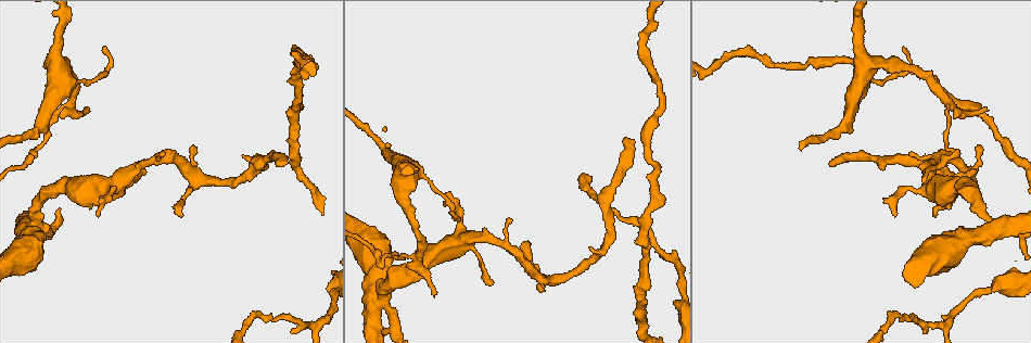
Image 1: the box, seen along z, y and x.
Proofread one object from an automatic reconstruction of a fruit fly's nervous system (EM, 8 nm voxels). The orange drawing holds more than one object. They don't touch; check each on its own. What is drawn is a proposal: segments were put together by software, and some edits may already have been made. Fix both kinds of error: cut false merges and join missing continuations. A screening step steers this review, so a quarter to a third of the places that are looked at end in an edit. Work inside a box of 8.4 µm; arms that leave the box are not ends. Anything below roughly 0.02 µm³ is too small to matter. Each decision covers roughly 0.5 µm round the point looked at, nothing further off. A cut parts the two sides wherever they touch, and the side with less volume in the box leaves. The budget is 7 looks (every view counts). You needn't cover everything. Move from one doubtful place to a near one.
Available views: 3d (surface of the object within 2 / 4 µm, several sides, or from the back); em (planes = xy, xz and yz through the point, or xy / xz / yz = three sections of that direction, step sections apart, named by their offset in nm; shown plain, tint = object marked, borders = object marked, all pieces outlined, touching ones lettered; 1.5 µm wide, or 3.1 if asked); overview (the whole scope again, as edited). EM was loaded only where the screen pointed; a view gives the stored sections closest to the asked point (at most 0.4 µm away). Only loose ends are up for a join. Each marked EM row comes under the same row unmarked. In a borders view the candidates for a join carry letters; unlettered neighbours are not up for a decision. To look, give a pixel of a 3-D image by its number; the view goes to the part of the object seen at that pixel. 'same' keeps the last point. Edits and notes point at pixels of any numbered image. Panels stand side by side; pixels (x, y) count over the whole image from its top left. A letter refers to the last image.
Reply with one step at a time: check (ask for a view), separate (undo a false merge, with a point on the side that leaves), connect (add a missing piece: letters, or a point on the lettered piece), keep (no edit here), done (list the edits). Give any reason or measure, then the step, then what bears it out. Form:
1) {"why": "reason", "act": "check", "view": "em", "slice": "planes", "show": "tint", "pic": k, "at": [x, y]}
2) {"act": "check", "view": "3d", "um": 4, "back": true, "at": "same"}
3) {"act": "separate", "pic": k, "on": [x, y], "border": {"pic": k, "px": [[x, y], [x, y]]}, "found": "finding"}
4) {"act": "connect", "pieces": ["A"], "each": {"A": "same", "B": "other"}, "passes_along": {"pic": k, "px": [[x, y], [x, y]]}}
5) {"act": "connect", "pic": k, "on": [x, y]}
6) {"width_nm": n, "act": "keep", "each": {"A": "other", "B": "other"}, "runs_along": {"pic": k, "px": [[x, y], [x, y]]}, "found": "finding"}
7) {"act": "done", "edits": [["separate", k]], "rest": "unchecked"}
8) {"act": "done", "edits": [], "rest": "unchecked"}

{"why": "branch stops here", "act": "check", "view": "em", "slice": "planes", "show": "tint", "pic": 1, "at": [98, 214]}

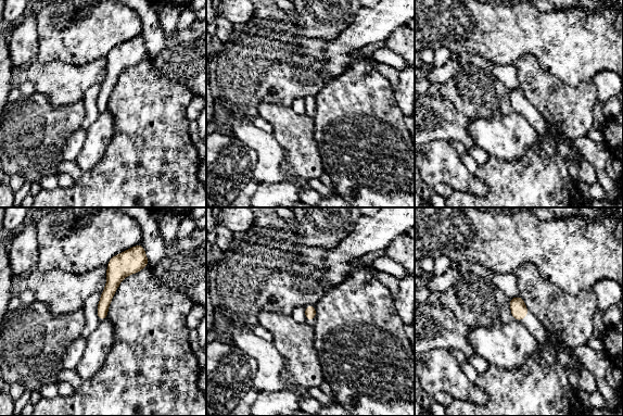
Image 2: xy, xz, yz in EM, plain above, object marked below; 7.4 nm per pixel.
{"act": "check", "view": "em", "slice": "planes", "show": "borders", "at": "same"}

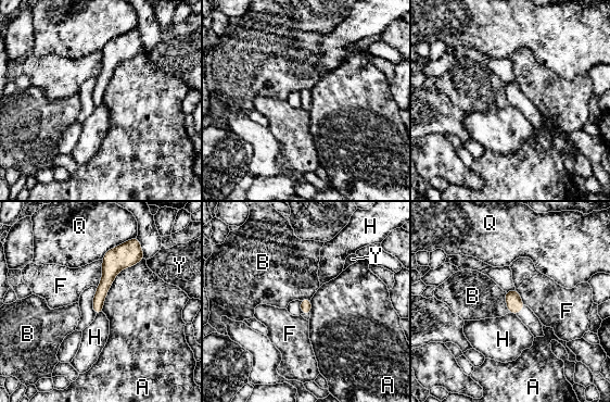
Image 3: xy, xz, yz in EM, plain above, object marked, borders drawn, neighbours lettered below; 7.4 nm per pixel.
{"act": "keep", "each": {"A": "other", "B": "other", "F": "other", "H": "other", "Q": "other", "Y": "other"}, "runs_along": {"pic": 3, "px": [[131, 252], [109, 274], [97, 311]]}, "found": "no lettered piece goes on from it"}

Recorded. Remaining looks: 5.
{"why": "branch stops here", "act": "check", "view": "em", "slice": "xy", "step": 8, "show": "borders", "pic": 1, "at": [434, 297]}

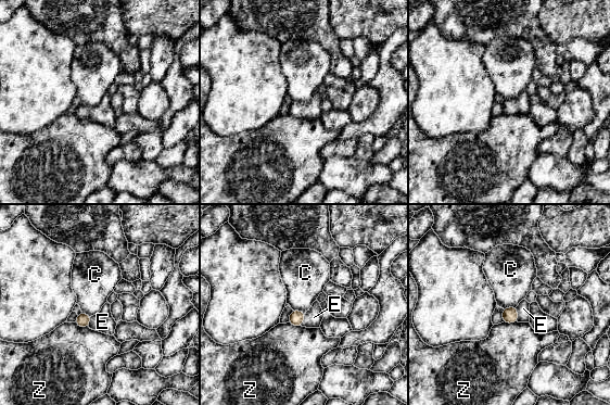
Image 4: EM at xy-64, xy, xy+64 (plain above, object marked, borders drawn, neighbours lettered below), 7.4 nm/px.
{"why": "cut it another way", "act": "check", "view": "em", "slice": "yz", "step": 4, "show": "borders", "at": "same"}

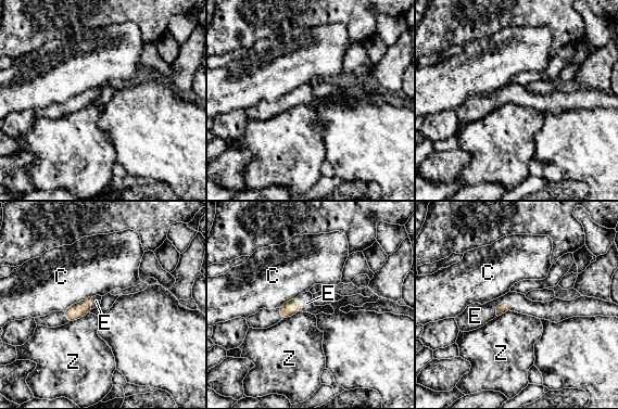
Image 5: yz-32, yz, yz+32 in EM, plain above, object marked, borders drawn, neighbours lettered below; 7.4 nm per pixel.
{"act": "connect", "pieces": ["E"], "each": {"C": "other", "E": "same", "Z": "other"}, "passes_along": {"pic": 5, "px": [[502, 308], [496, 308], [475, 316]]}, "found": "it goes on there"}

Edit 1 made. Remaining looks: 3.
{"why": "three-way junction", "act": "check", "view": "3d", "um": 2, "back": true, "pic": 1, "at": [60, 77]}

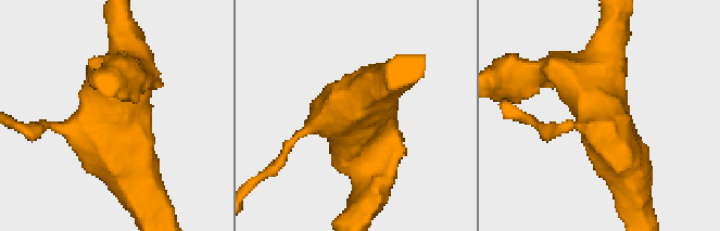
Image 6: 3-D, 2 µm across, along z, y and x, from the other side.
{"why": "now the EM", "act": "check", "view": "em", "slice": "yz", "step": 4, "show": "tint", "pic": 6, "at": [602, 111]}

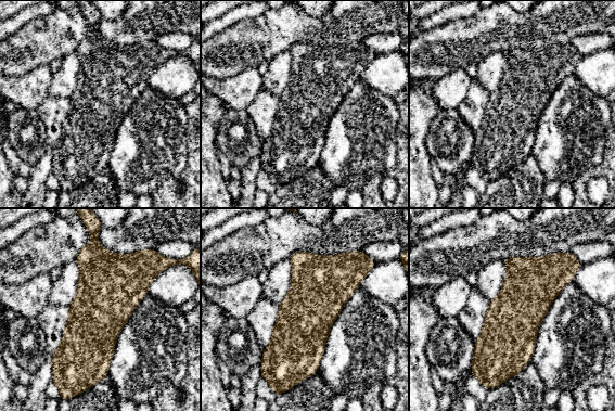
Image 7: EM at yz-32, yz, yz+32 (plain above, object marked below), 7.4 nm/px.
{"act": "check", "view": "em", "slice": "planes", "show": "borders", "at": "same"}

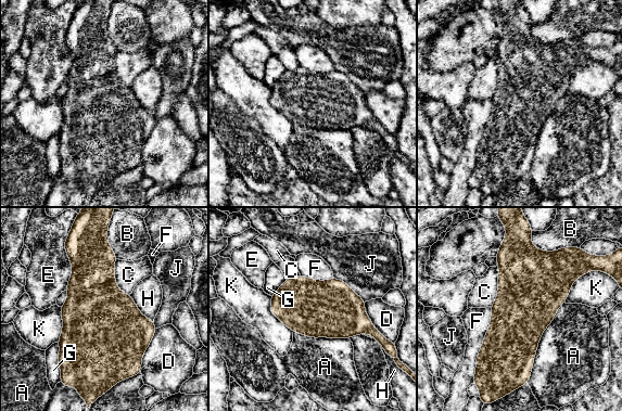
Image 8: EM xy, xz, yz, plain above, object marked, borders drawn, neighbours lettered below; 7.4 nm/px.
{"act": "keep", "each": {"A": "other", "B": "other", "C": "other", "D": "other", "E": "other", "F": "other", "G": "other", "H": "other", "J": "other", "K": "other"}, "border": {"pic": 8, "px": [[497, 262], [498, 293], [491, 306]]}, "found": "one cell here"}

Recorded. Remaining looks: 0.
{"act": "done", "edits": [["connect", 5]], "rest": "unchecked"}

